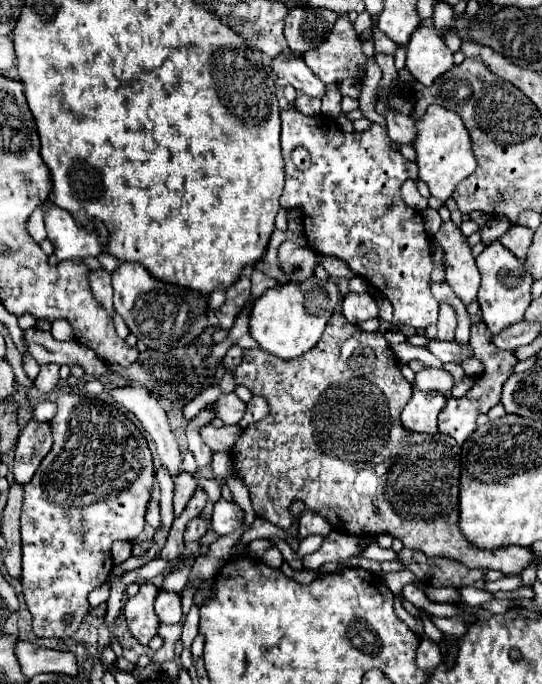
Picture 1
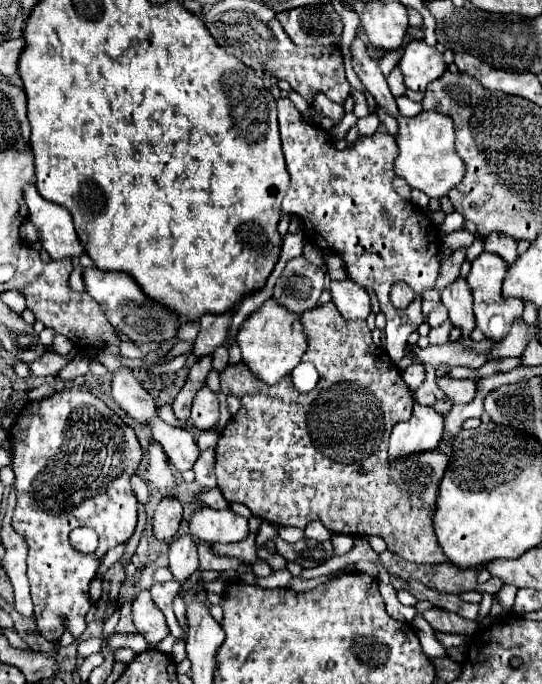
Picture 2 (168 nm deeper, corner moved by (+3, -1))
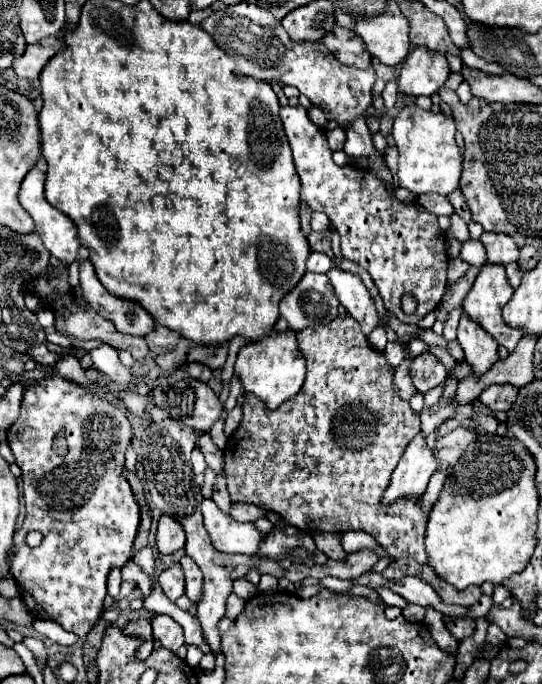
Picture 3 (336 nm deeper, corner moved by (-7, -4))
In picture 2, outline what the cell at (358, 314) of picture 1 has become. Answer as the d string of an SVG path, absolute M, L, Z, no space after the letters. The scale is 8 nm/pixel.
M350 279L332 281L330 295L342 317L354 321L354 319L366 319L370 315L370 297L366 289L356 285L354 281Z

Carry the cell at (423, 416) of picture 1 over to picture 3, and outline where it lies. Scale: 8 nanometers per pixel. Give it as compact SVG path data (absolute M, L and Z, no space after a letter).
M416 434L406 446L396 470L392 472L390 486L384 492L384 504L406 496L420 496L436 468L436 450L426 446L426 438L422 434Z

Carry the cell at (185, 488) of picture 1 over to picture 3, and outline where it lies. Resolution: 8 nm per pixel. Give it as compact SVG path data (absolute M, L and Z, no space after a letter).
M164 514L158 522L156 532L156 544L160 554L174 554L178 550L184 550L184 528L180 522L176 522L172 516Z

